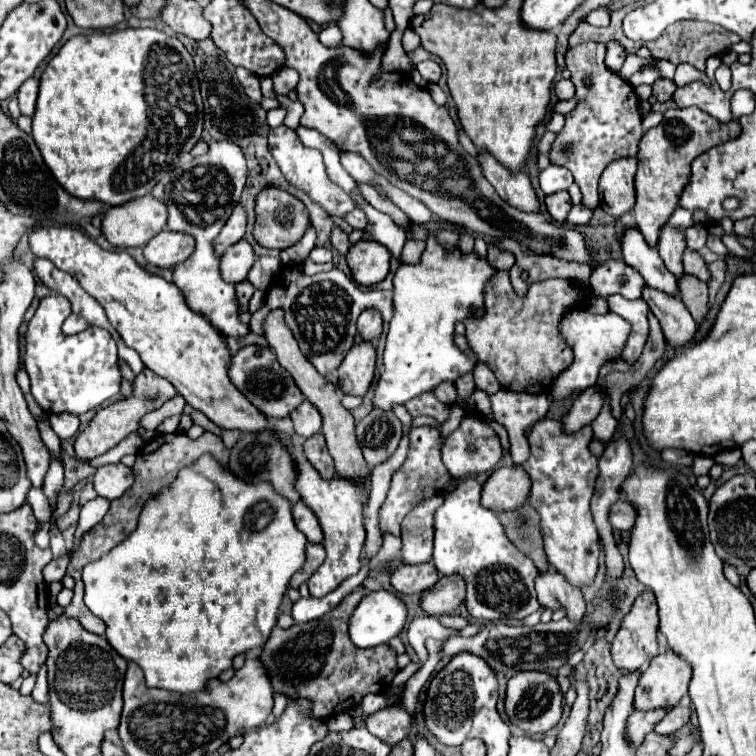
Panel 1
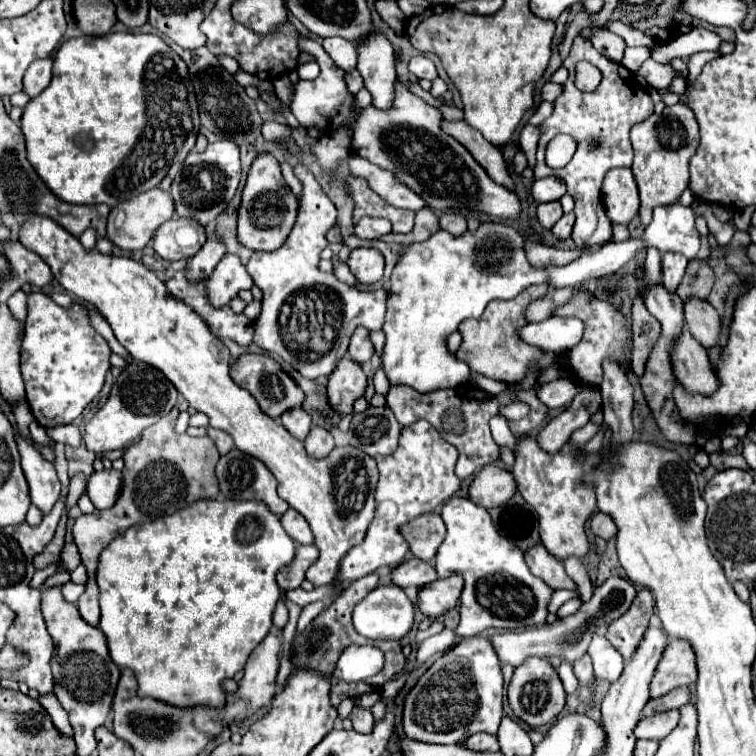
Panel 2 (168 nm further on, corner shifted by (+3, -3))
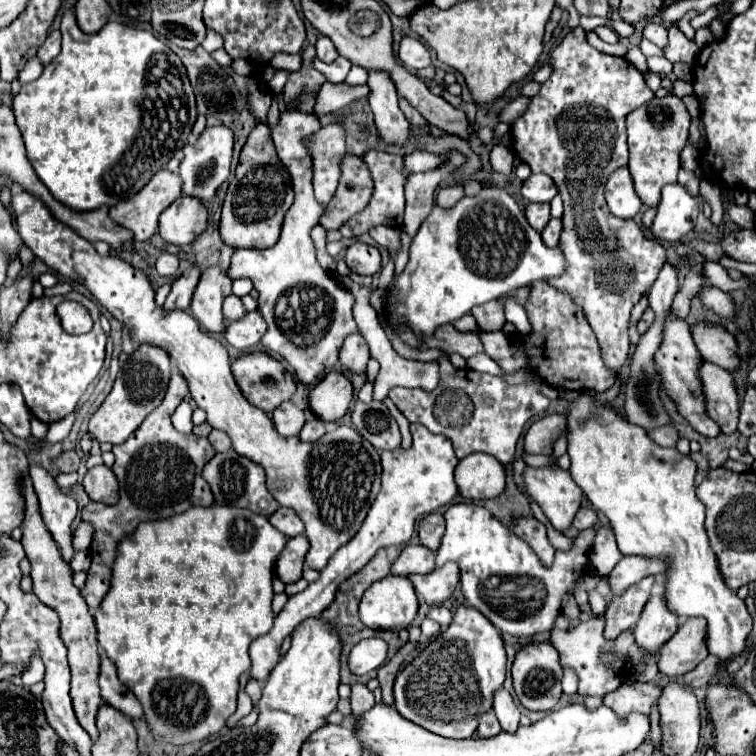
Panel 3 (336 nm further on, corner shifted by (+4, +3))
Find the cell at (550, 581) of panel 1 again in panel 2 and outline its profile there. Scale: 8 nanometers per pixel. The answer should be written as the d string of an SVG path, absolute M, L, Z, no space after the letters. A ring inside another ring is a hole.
M534 544L524 552L526 564L532 574L542 578L550 588L576 588L572 578L564 572L564 564L560 560L554 560L554 556L544 548L544 544Z

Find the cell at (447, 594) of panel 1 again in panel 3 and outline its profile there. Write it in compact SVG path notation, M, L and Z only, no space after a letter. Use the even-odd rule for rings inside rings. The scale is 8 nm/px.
M447 562L443 568L437 568L431 574L411 574L409 580L413 582L415 592L423 598L423 602L427 602L429 606L439 606L453 596L459 582L459 572L461 570L455 562Z

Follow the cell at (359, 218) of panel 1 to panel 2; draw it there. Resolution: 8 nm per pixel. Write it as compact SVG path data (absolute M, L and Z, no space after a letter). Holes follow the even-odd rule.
M362 218L356 228L354 228L354 234L358 238L364 238L364 240L380 240L384 234L392 232L392 226L388 224L388 220L382 220L382 218Z

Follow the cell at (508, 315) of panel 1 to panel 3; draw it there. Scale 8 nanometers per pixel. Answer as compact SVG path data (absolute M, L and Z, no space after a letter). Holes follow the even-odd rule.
M451 324L435 330L435 334L425 340L425 344L431 348L441 348L447 354L457 352L463 358L471 358L475 354L485 352L481 338L479 338L479 332L459 332Z

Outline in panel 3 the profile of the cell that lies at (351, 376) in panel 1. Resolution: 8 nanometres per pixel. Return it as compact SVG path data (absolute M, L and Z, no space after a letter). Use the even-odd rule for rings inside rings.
M329 372L311 392L309 406L323 422L339 420L353 402L353 384L343 372Z

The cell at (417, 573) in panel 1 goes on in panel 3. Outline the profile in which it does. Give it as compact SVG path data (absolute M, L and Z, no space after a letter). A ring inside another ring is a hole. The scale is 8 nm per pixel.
M407 546L401 556L391 564L391 574L411 576L411 574L429 574L435 570L435 554L425 546Z

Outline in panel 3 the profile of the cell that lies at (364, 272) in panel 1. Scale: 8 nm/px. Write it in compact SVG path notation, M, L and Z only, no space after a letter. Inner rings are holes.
M355 242L347 248L345 262L351 272L363 274L363 276L373 276L381 268L381 254L375 246Z

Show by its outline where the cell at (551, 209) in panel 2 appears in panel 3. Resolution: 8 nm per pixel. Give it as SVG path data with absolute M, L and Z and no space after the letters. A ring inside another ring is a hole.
M527 204L527 210L525 210L527 220L537 232L541 232L545 228L545 224L551 220L549 210L551 210L549 204Z

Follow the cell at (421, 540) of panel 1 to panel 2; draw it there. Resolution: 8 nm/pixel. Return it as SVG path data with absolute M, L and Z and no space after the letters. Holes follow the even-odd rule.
M430 512L430 514L422 514L416 520L404 524L400 528L400 532L408 540L412 554L424 562L430 562L436 556L438 546L444 540L446 526L444 526L440 514Z

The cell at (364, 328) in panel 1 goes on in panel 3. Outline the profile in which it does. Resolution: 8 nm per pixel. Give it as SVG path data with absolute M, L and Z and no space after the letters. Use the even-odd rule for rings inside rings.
M351 334L351 336L345 338L345 342L341 346L339 360L347 370L363 372L367 368L369 358L371 358L369 356L369 346L367 346L367 342L361 334Z

